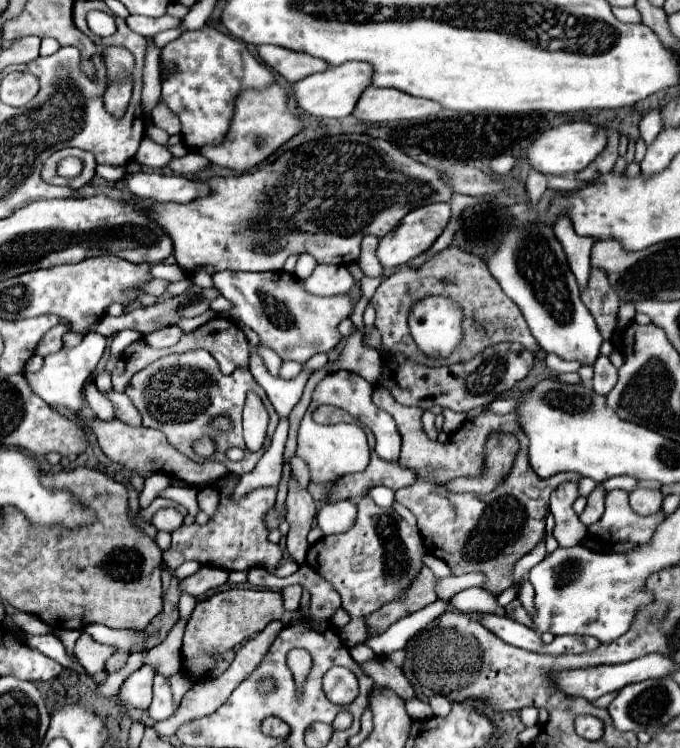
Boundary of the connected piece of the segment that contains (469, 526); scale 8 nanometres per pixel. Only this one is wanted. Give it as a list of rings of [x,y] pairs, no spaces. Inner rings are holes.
[[[376,387],[372,393],[372,401],[386,413],[390,413],[398,425],[402,435],[402,453],[398,463],[416,473],[416,481],[408,487],[396,491],[396,501],[408,507],[422,533],[426,551],[434,557],[440,557],[448,563],[454,575],[464,575],[472,571],[486,573],[488,581],[484,589],[500,595],[504,589],[512,585],[510,567],[516,559],[530,553],[544,539],[544,525],[548,509],[550,493],[566,481],[580,481],[578,473],[558,473],[550,479],[538,479],[526,461],[526,435],[516,423],[516,415],[494,415],[482,411],[480,415],[468,419],[446,445],[434,443],[422,431],[422,409],[400,405],[386,387]],[[492,431],[514,433],[518,439],[518,453],[514,457],[514,465],[510,475],[498,483],[498,487],[486,495],[478,493],[452,493],[446,491],[446,483],[456,477],[480,475],[484,469],[484,447],[486,439]]]

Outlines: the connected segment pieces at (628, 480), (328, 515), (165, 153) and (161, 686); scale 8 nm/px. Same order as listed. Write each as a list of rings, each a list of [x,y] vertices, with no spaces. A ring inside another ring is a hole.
[[[622,475],[622,477],[614,477],[614,479],[606,479],[602,483],[606,487],[606,491],[612,491],[612,489],[624,489],[624,491],[634,491],[636,485],[638,485],[638,479],[636,477],[628,477],[628,475]]]
[[[338,501],[338,503],[326,503],[318,515],[318,527],[324,535],[332,533],[344,533],[354,525],[356,519],[356,505],[352,501]]]
[[[148,135],[142,137],[140,141],[140,147],[138,147],[138,153],[134,155],[134,161],[140,163],[140,165],[146,165],[146,167],[166,167],[166,163],[172,159],[172,153],[168,151],[168,147],[164,145],[158,145],[154,143]]]
[[[156,675],[154,677],[154,701],[148,707],[148,715],[154,721],[160,721],[160,719],[172,717],[176,711],[178,711],[178,703],[172,697],[172,689],[170,689],[168,679],[162,675]]]

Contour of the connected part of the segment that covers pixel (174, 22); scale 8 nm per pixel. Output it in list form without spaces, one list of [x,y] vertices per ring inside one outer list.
[[[130,15],[126,19],[128,27],[144,37],[154,37],[156,33],[164,31],[164,29],[172,29],[172,27],[178,27],[180,25],[180,19],[174,19],[170,15],[164,15],[164,17],[158,17],[158,19],[152,19],[152,17],[140,17],[140,15]]]

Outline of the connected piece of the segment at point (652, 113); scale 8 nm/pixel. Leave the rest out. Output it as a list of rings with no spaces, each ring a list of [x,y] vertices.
[[[650,109],[640,121],[640,135],[644,137],[646,143],[652,143],[654,137],[662,131],[662,127],[664,127],[664,121],[662,121],[660,109]]]

